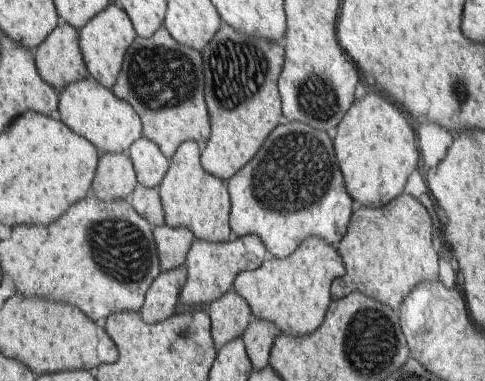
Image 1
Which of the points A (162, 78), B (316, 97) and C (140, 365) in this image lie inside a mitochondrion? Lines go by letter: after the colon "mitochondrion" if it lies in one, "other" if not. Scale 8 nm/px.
A: mitochondrion
B: mitochondrion
C: other

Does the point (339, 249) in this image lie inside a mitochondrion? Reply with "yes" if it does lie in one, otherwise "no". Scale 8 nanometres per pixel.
no

